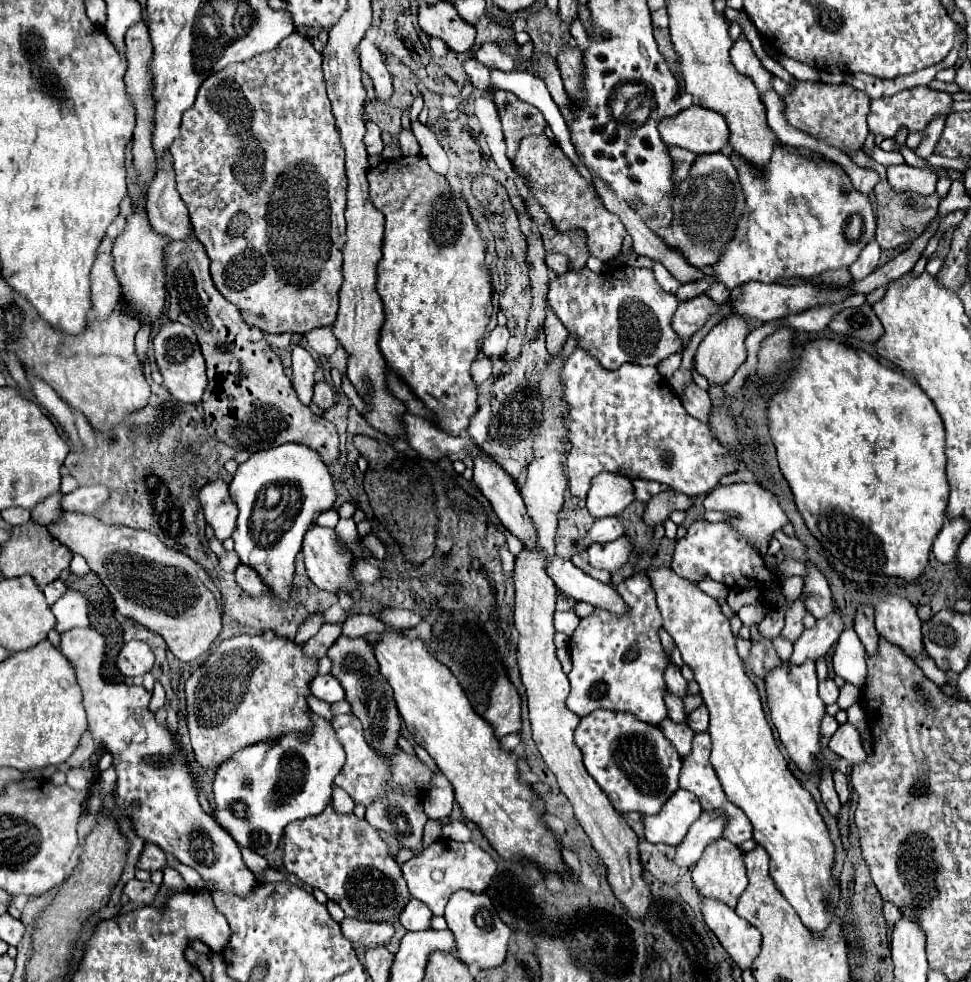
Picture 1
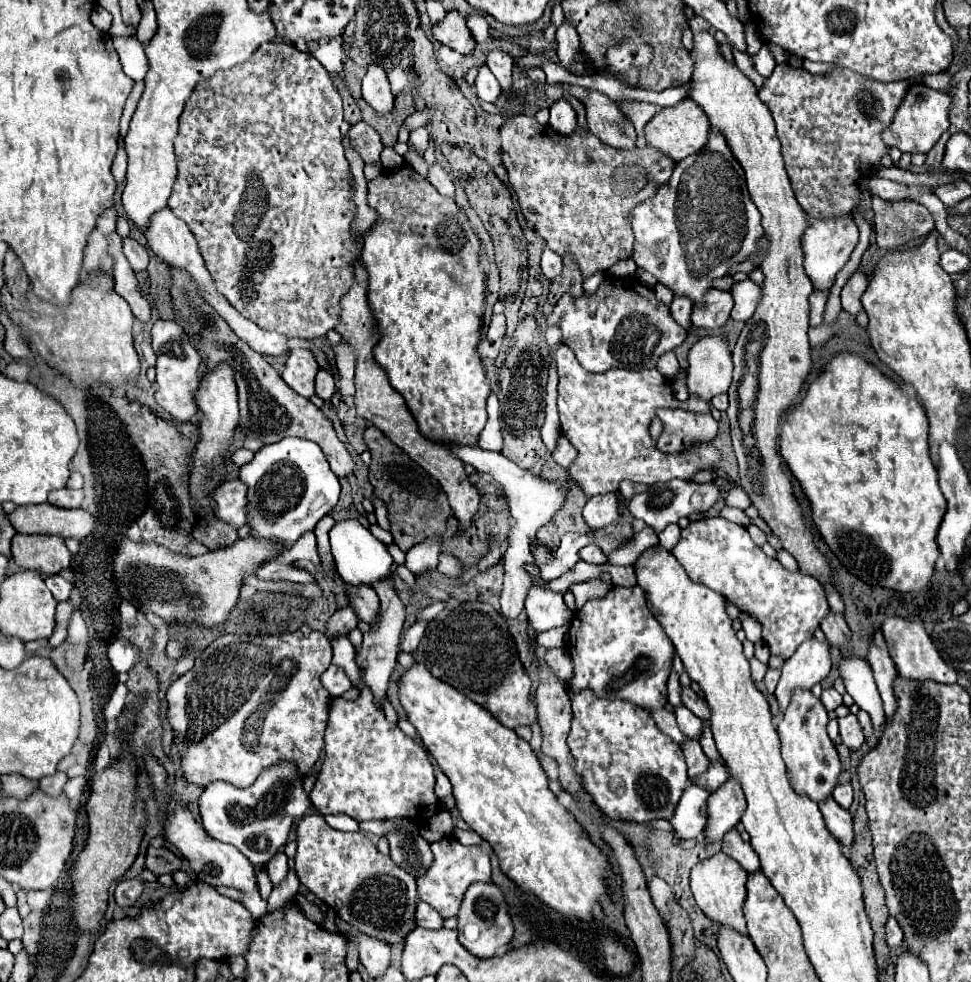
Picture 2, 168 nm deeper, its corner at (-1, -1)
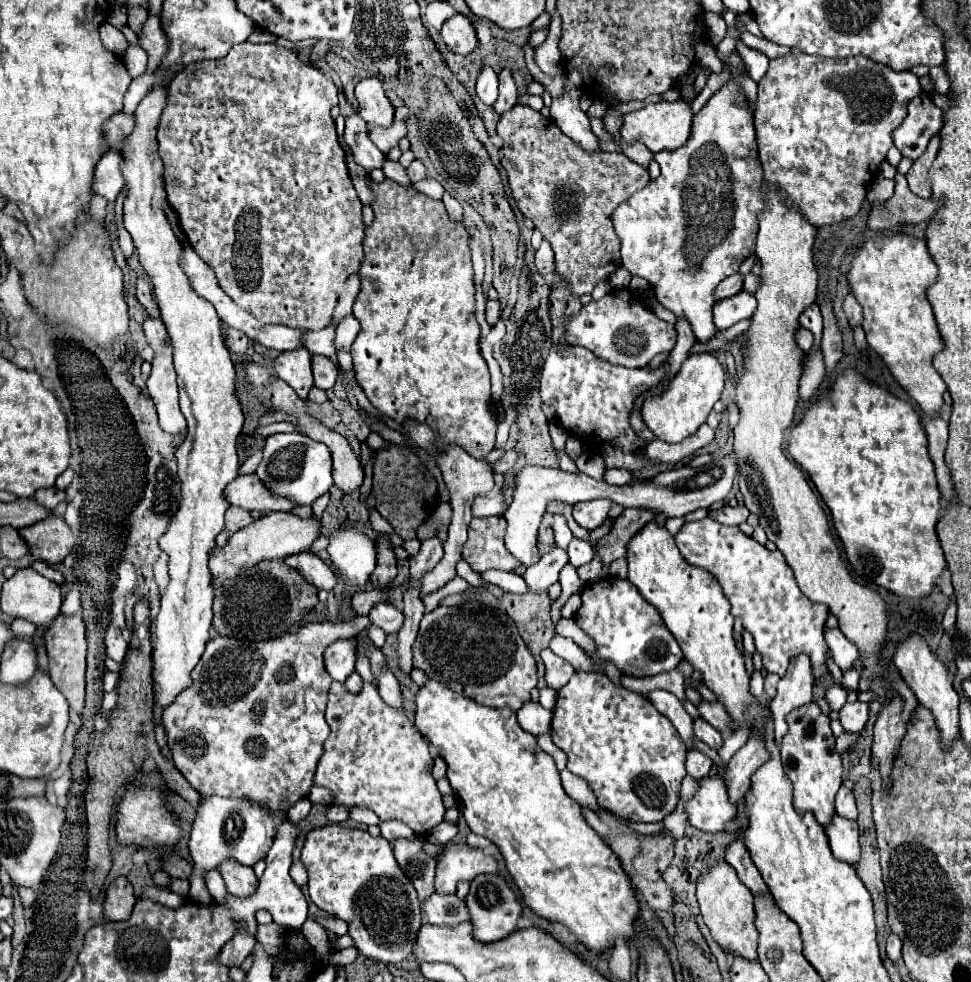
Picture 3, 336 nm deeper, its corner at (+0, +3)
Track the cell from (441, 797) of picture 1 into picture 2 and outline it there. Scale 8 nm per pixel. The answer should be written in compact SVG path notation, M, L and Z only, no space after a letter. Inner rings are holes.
M437 771L435 779L437 779L437 783L435 783L435 795L439 799L445 799L447 795L451 795L451 783L449 783L447 775L443 771Z

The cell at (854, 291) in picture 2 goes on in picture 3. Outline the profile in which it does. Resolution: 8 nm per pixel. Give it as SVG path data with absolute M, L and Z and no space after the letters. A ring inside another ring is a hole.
M848 293L846 299L844 299L844 313L846 313L852 327L862 323L862 307L860 307L860 303L856 301L856 297L852 293Z

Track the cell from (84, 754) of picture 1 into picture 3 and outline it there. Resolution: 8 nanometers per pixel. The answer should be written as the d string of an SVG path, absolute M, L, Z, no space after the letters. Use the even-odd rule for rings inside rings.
M76 613L72 617L58 615L56 621L48 627L46 631L46 651L48 651L48 661L50 661L50 677L54 685L64 693L64 697L70 703L70 709L76 713L82 713L84 709L84 673L86 673L86 635L84 635L84 621L82 615Z

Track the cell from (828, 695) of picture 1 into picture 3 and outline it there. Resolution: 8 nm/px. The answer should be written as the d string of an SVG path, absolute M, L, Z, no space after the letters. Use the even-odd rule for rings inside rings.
M832 685L826 689L826 701L832 711L840 711L842 705L846 703L846 689L840 685Z

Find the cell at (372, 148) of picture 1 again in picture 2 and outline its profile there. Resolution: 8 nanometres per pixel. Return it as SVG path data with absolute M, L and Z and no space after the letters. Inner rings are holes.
M359 121L359 123L351 125L347 137L349 137L349 143L353 143L353 149L361 155L361 159L365 163L379 161L379 155L383 151L383 143L371 125L367 125L365 121Z

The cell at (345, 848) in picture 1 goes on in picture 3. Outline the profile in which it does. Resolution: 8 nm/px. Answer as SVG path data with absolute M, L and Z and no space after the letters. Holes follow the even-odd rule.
M324 825L308 831L302 847L302 863L308 871L308 893L310 899L324 909L348 923L354 947L368 959L382 963L402 963L410 953L420 929L420 901L410 879L398 867L392 845L384 837L372 837L368 831L350 829L344 825Z

